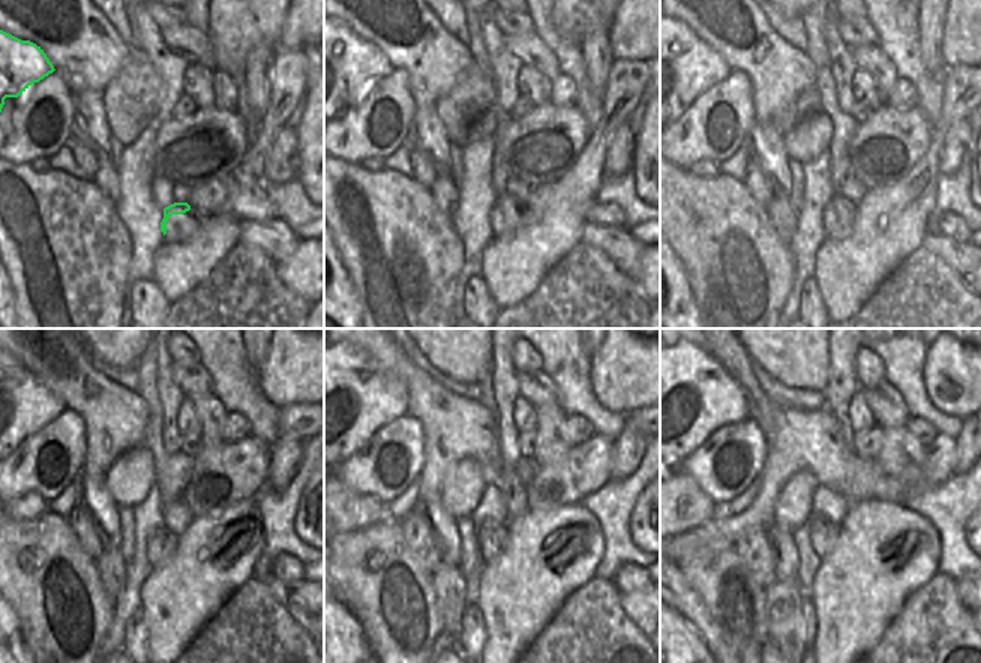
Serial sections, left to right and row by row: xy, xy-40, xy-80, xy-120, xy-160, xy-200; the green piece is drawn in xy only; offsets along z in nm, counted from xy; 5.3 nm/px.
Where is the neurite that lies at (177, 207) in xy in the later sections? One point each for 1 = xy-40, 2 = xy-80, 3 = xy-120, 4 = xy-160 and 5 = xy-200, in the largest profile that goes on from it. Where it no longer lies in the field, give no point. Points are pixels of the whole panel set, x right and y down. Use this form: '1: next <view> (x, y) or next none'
1: next xy-40 (504, 206)
2: next xy-80 (839, 206)
3: next xy-120 (162, 543)
4: next xy-160 (492, 539)
5: next xy-200 (824, 534)

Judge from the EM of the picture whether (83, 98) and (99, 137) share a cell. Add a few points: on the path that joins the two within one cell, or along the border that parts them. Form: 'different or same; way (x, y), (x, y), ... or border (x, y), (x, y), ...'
same; way (87, 107), (90, 128)

